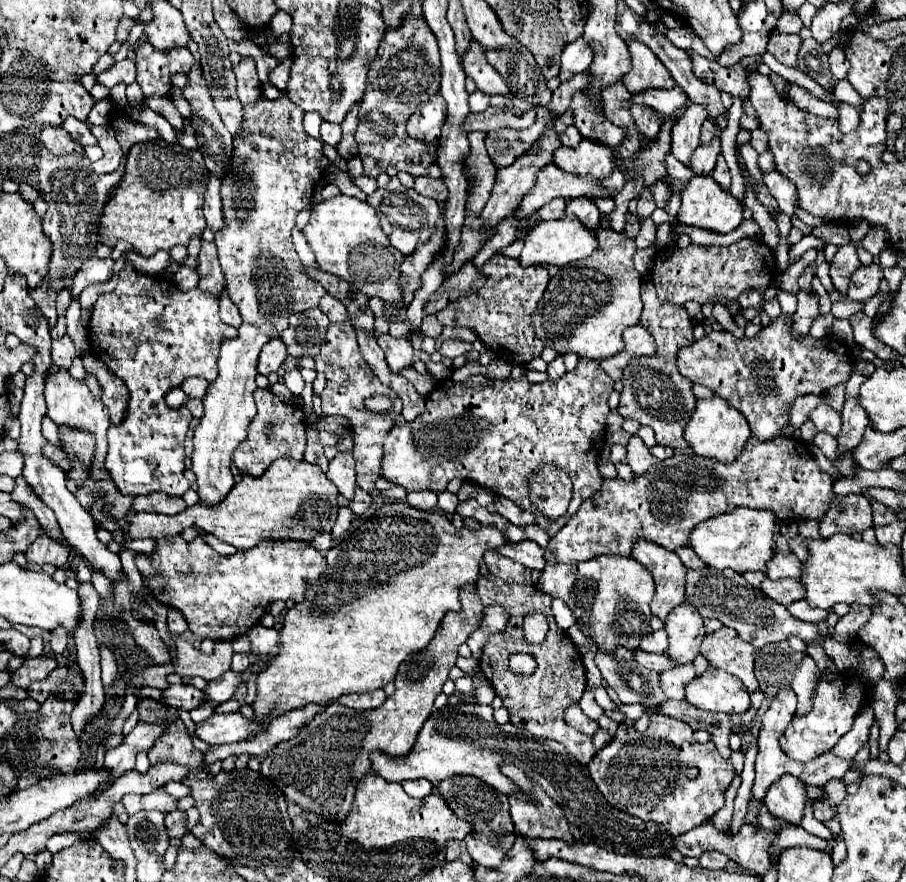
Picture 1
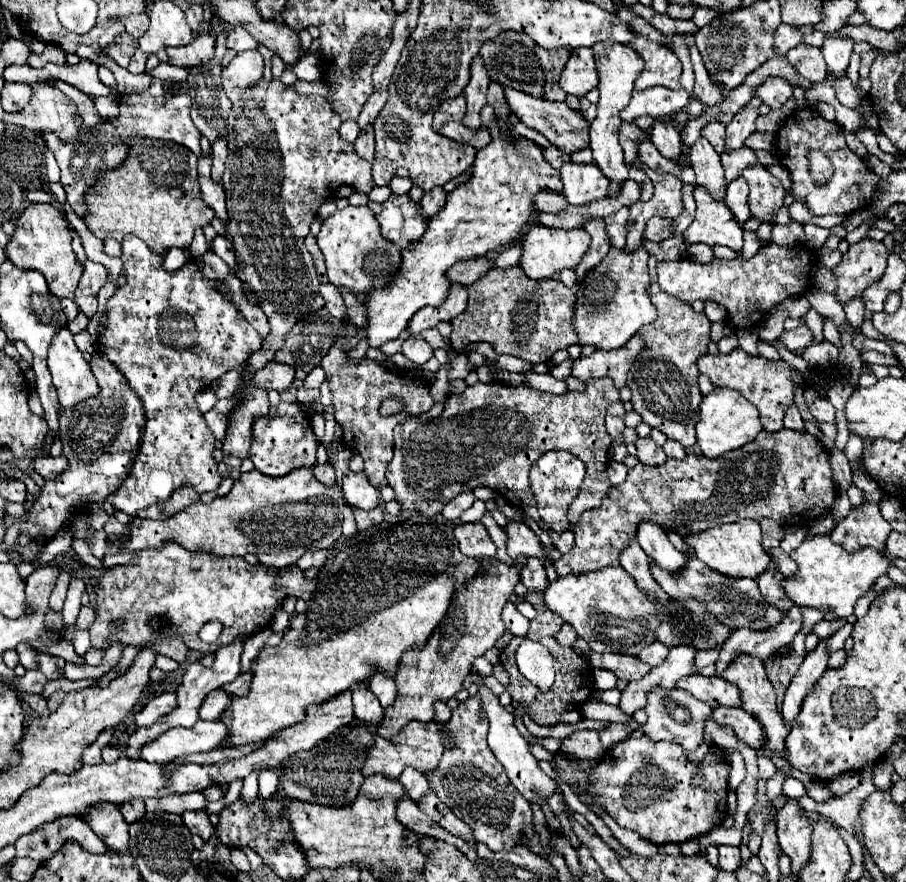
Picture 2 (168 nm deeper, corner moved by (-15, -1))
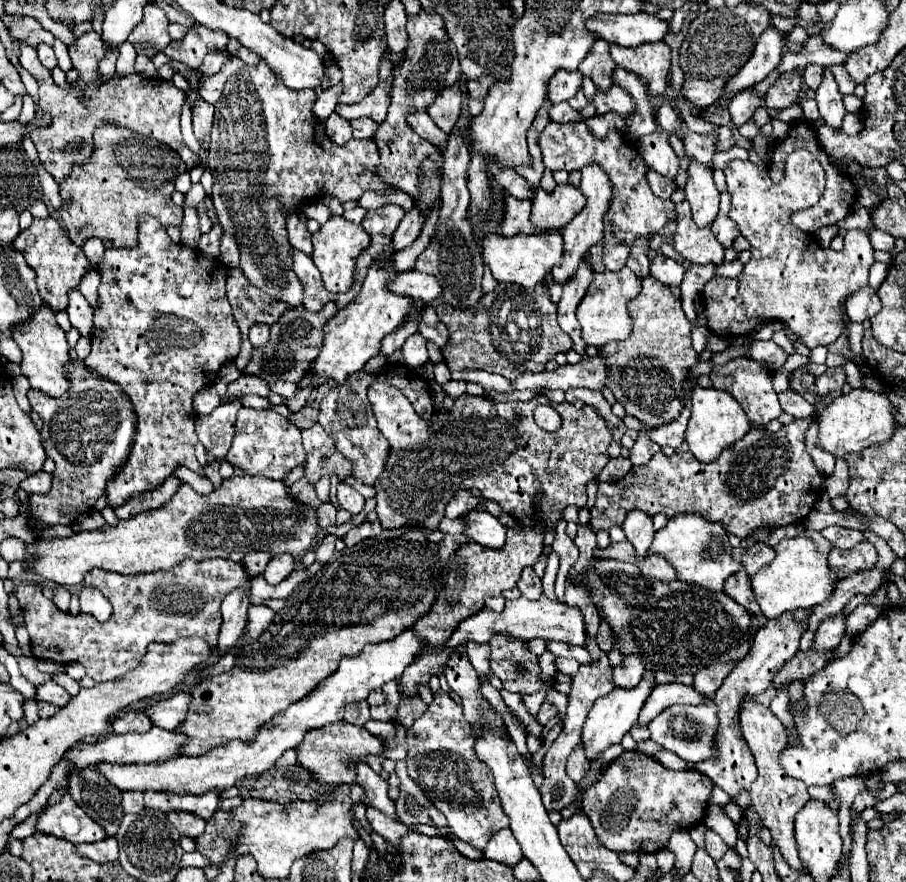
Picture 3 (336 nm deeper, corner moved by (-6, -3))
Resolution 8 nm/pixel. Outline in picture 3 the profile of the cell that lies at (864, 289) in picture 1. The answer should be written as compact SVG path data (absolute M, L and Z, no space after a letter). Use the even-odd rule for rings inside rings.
M870 286L858 290L858 294L852 294L846 300L846 314L852 322L864 322L872 318L874 314L878 314L880 308L880 298Z

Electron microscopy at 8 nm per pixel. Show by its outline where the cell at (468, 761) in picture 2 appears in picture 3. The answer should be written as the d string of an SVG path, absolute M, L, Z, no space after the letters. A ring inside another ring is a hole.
M438 692L414 726L406 732L408 744L408 776L422 788L432 804L448 818L448 826L456 838L484 850L490 838L508 826L508 816L500 806L490 768L476 756L476 736L464 720L462 706L456 704L446 692Z

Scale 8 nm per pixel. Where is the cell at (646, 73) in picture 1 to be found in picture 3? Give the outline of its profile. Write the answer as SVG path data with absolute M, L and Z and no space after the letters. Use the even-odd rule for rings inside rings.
M650 42L636 48L624 48L618 44L610 46L614 62L640 76L646 82L646 92L650 96L662 96L668 88L670 74L670 48L664 42Z

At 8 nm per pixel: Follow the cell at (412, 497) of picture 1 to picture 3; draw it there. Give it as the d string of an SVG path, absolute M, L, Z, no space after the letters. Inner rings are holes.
M460 490L458 494L454 494L454 498L448 502L446 506L446 518L460 518L466 512L470 512L480 500L474 498L468 490Z

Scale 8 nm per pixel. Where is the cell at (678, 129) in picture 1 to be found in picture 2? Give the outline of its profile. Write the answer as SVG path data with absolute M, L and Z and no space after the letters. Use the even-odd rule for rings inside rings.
M701 138L691 146L689 164L695 170L697 186L703 186L715 200L723 200L727 192L727 180L723 176L723 166L719 154L711 148L711 144Z

